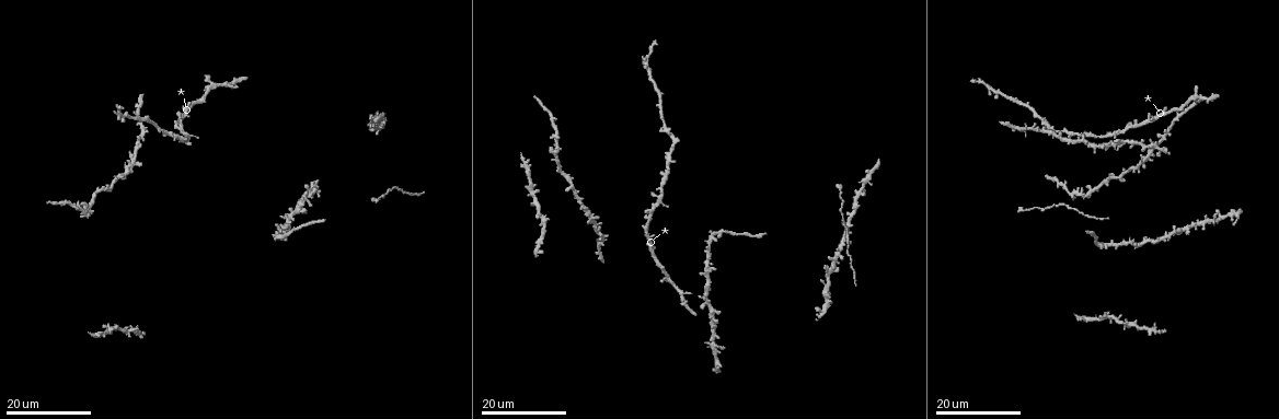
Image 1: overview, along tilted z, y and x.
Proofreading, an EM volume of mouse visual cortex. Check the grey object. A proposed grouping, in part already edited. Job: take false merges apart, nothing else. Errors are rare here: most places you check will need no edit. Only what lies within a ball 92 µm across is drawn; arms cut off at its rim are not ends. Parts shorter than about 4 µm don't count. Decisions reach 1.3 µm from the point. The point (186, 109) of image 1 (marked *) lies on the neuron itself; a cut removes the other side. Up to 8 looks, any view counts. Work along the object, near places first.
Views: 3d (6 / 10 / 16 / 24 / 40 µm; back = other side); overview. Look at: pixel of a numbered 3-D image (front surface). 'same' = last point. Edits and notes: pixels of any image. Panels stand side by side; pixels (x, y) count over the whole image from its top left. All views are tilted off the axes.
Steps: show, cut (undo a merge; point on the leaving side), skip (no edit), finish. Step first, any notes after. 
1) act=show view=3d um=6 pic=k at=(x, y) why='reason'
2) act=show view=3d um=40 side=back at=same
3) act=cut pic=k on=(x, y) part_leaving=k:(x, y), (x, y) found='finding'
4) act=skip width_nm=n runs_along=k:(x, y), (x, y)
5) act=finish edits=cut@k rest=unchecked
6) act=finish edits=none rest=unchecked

act=show view=3d um=24 pic=1 at=(142, 130) why='branch point'

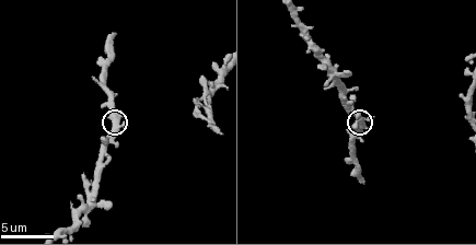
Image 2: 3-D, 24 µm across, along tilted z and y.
act=show view=3d um=10 pic=2 at=(114, 124) why='zoom in'

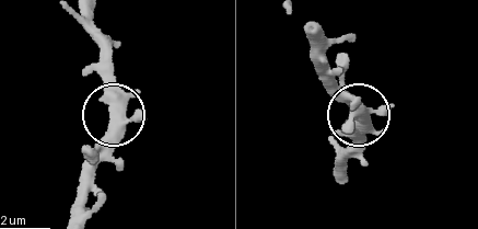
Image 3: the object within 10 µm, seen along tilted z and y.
act=skip arms=3 found='all the same neuron'

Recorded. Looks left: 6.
act=show view=3d um=16 pic=1 at=(1070, 197)

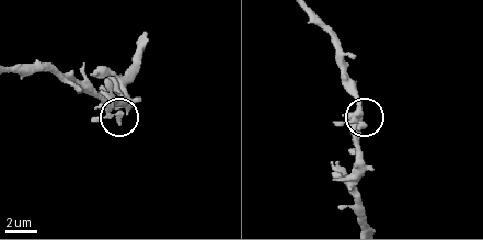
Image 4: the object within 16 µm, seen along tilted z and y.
act=show view=3d um=10 pic=4 at=(109, 112)

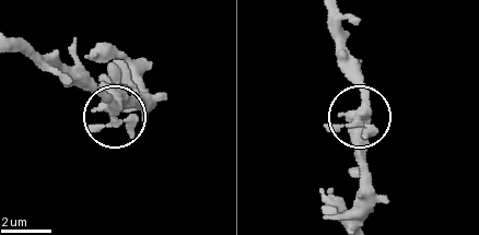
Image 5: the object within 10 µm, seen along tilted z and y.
act=skip side_arm_um=12 arms=4 found='all the same neuron'

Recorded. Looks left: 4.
act=show view=3d um=16 pic=1 at=(708, 242) why='looks like a crossing'

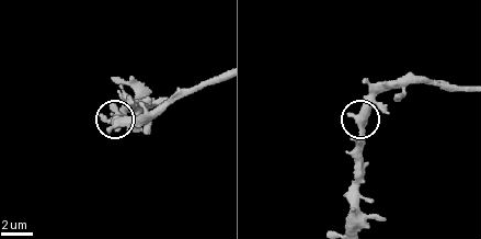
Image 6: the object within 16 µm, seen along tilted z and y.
act=show view=3d um=6 pic=6 at=(360, 123) why='zoom in'

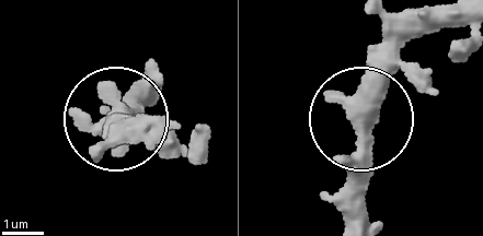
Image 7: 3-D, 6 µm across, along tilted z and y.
act=skip arms=4 found='continuous, no second neuron'

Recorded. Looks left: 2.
act=show view=3d um=24 pic=1 at=(1096, 147)

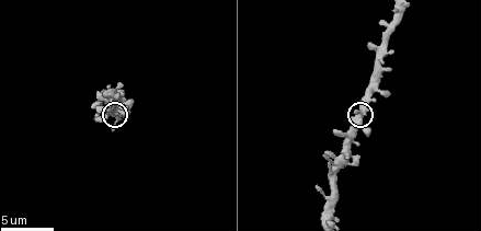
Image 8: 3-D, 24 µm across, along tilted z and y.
act=show view=3d um=10 pic=8 at=(362, 112) why='closer look'

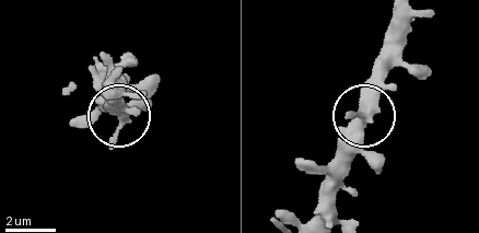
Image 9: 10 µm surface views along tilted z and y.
act=skip runs_along=9:(312, 220), (378, 62) found='continuous, no second neuron'

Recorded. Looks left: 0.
act=finish edits=none rest=unchecked

